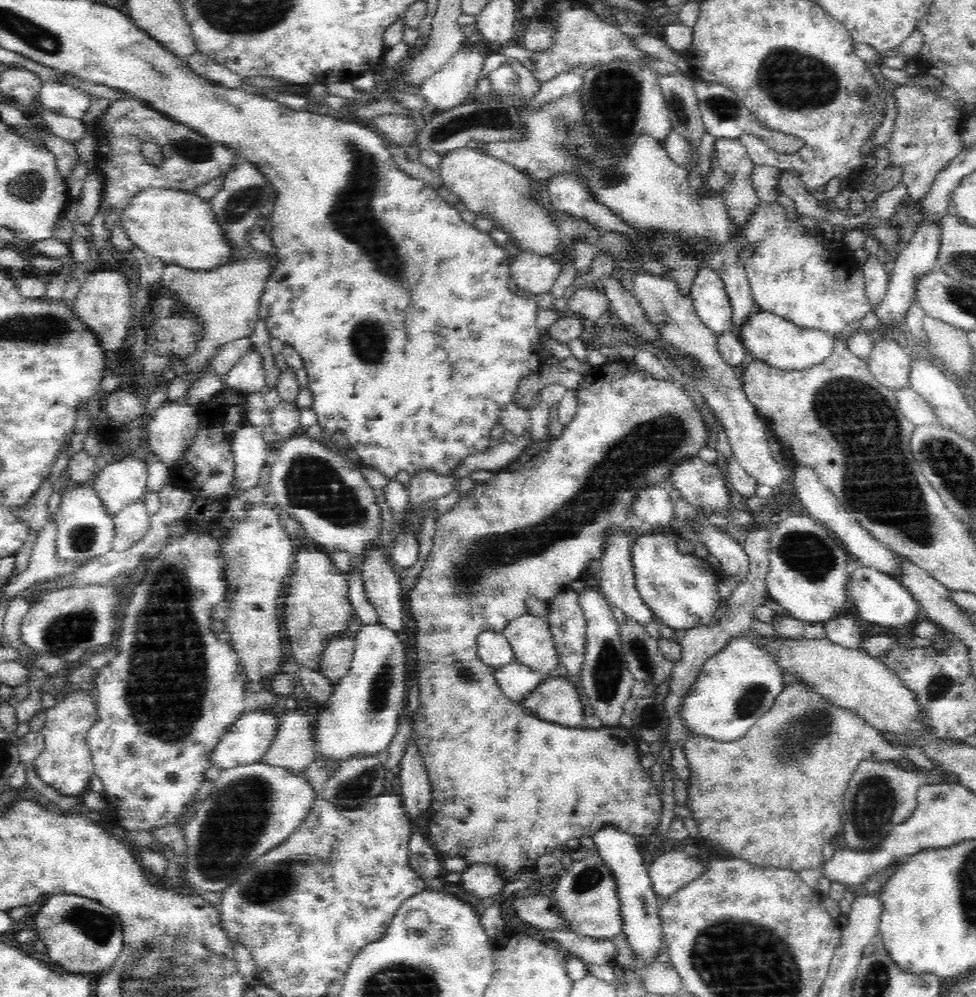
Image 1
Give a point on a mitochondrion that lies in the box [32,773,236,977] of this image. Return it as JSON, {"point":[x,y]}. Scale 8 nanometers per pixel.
{"point":[100,928]}

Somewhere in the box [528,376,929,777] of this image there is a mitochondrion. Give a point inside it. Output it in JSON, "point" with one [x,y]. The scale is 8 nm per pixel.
{"point":[810,554]}

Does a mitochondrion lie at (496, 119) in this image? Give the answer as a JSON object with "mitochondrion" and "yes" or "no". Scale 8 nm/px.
{"mitochondrion":"yes"}

